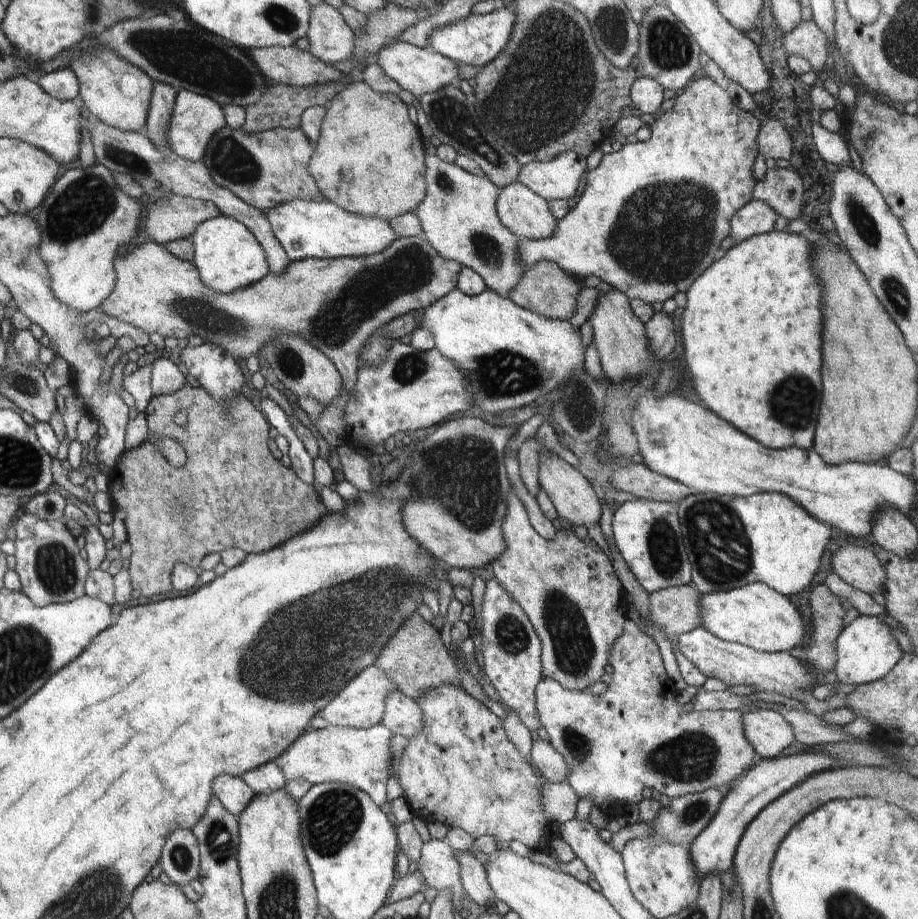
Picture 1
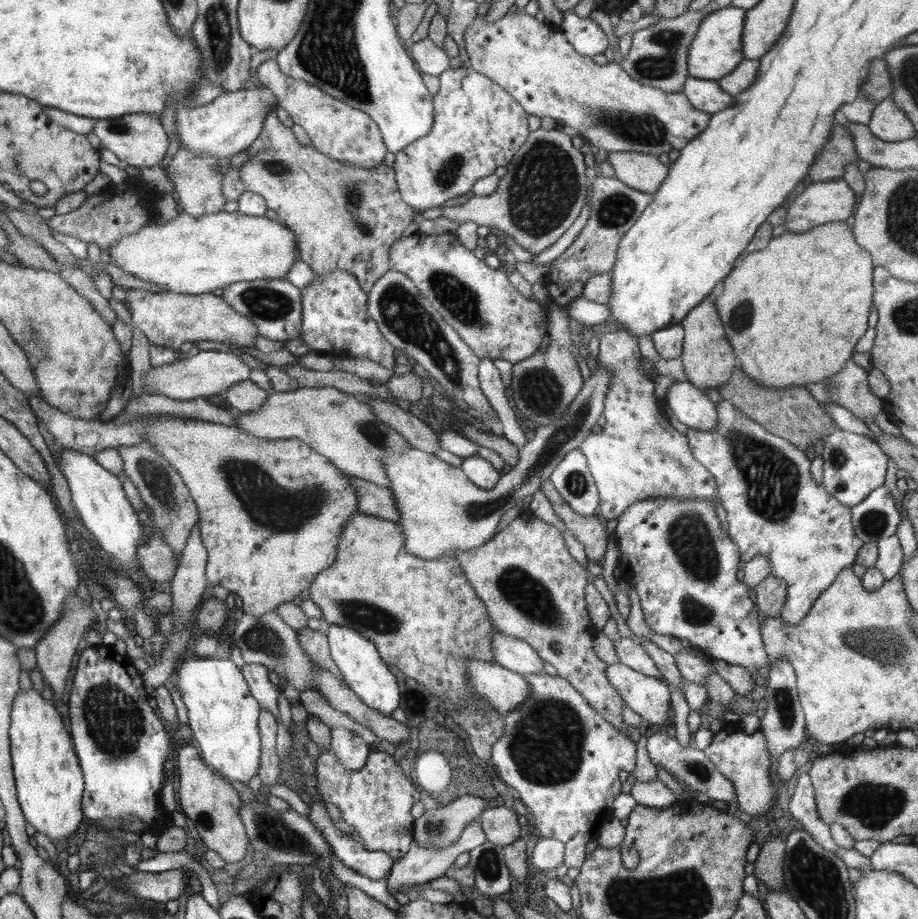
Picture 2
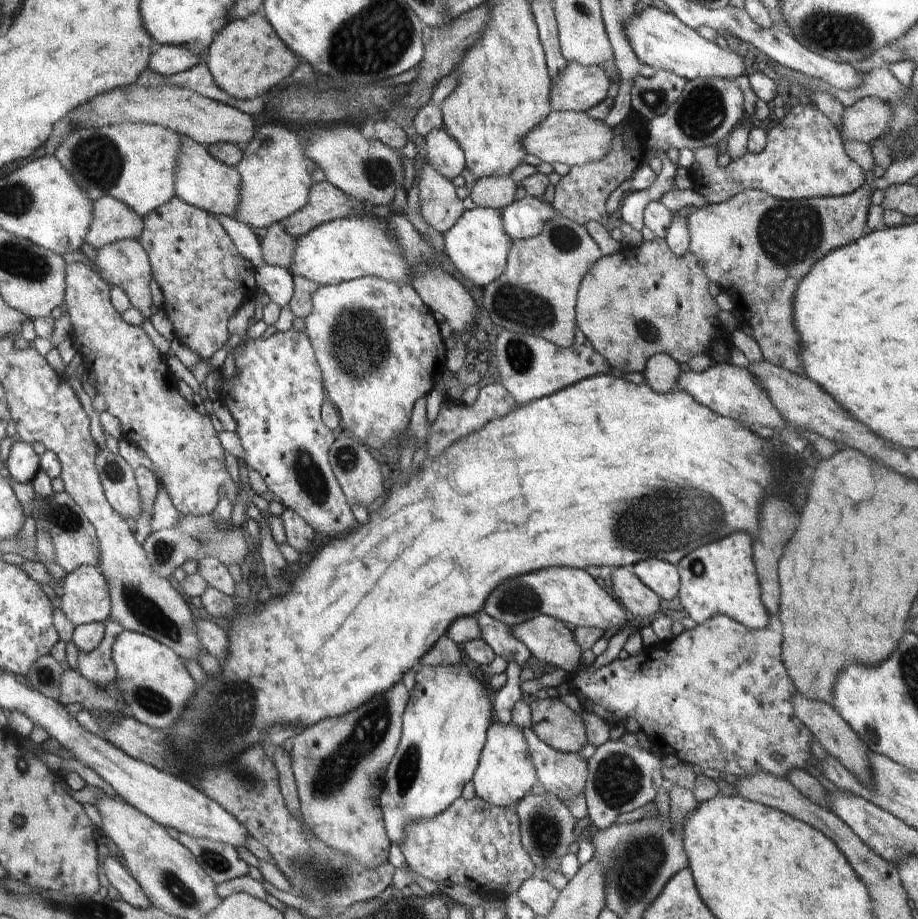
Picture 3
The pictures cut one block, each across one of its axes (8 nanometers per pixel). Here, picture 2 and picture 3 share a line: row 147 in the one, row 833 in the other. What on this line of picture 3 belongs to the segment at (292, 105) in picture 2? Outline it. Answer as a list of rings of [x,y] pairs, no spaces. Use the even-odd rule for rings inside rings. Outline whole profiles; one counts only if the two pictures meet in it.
[[[398,682],[344,716],[326,718],[301,729],[293,736],[293,746],[289,751],[302,821],[326,846],[354,856],[354,860],[358,860],[364,868],[374,868],[388,860],[391,842],[386,834],[379,798],[384,788],[386,769],[402,738],[402,715],[409,698],[410,694],[403,682]]]

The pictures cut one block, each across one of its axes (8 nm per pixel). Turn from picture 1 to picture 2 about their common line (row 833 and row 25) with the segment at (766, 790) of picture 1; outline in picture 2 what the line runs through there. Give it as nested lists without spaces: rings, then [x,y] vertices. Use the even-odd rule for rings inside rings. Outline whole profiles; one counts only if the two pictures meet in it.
[[[730,5],[723,9],[717,8],[715,12],[703,19],[694,40],[690,42],[690,48],[688,48],[689,76],[717,81],[730,74],[738,66],[738,63],[744,59],[742,30],[745,30],[746,12],[746,9]]]

